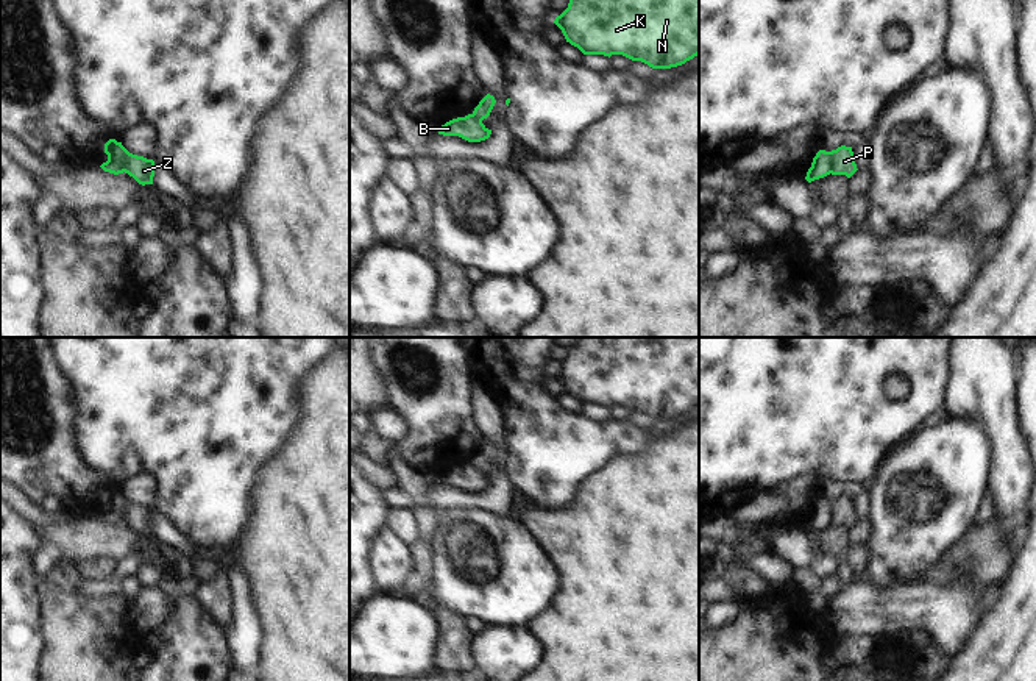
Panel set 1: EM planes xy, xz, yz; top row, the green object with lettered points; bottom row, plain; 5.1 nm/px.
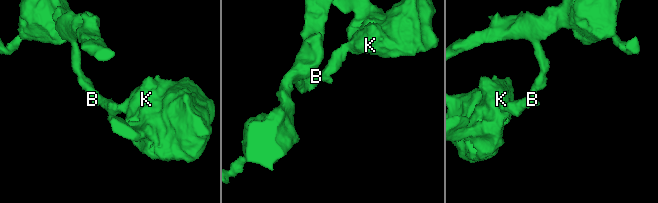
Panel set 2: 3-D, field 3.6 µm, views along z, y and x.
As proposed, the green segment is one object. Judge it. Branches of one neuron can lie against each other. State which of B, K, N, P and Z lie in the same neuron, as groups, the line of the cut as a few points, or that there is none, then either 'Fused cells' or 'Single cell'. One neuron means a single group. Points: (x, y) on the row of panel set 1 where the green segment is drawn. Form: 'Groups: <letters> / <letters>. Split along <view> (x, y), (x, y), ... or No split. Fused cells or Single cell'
Groups: B P / K N Z. Split along yz (827, 152), (830, 172). Fused cells

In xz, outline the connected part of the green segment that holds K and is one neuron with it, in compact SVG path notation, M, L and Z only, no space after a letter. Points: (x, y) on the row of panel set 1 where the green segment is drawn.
M569 0L554 23L584 55L623 55L652 69L677 67L699 55L699 0Z

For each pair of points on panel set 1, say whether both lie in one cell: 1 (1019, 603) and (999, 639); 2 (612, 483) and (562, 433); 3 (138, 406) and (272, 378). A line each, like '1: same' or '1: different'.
1: same
2: different
3: same

